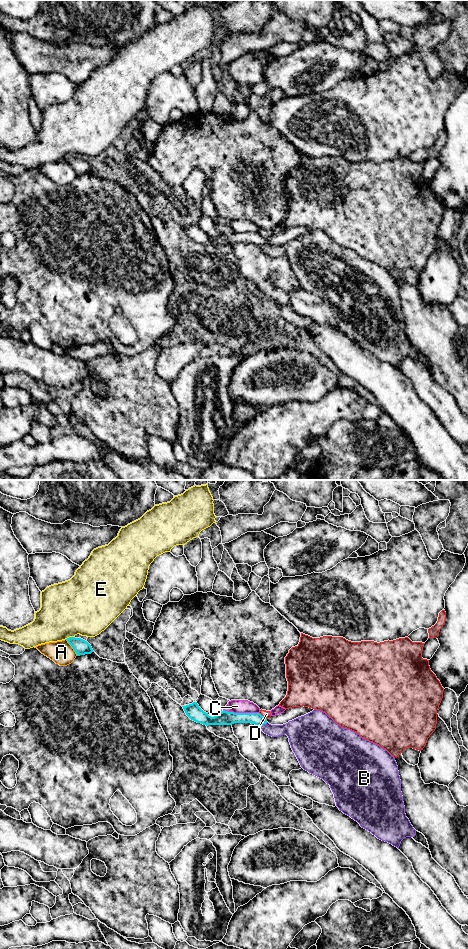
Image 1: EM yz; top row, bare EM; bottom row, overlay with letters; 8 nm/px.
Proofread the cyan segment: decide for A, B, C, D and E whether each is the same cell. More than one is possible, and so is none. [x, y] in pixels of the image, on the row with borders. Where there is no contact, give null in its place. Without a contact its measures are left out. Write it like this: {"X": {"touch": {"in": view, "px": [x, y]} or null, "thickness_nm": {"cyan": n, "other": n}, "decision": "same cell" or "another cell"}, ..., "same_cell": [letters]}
{"A": {"touch": {"in": "yz", "px": [72, 647]}, "thickness_nm": {"cyan": 120, "other": 190}, "decision": "another cell"}, "B": {"touch": {"in": "yz", "px": [264, 723]}, "thickness_nm": {"cyan": 100, "other": 150}, "decision": "another cell"}, "C": {"touch": {"in": "yz", "px": [241, 713]}, "thickness_nm": {"cyan": 110, "other": 110}, "decision": "another cell"}, "D": {"touch": {"in": "yz", "px": [263, 716]}, "thickness_nm": {"cyan": 100, "other": 60}, "decision": "another cell"}, "E": {"touch": {"in": "yz", "px": [69, 637]}, "thickness_nm": {"cyan": 120, "other": 440}, "decision": "another cell"}, "same_cell": []}

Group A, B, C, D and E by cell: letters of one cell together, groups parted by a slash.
A / B / C / D / E

